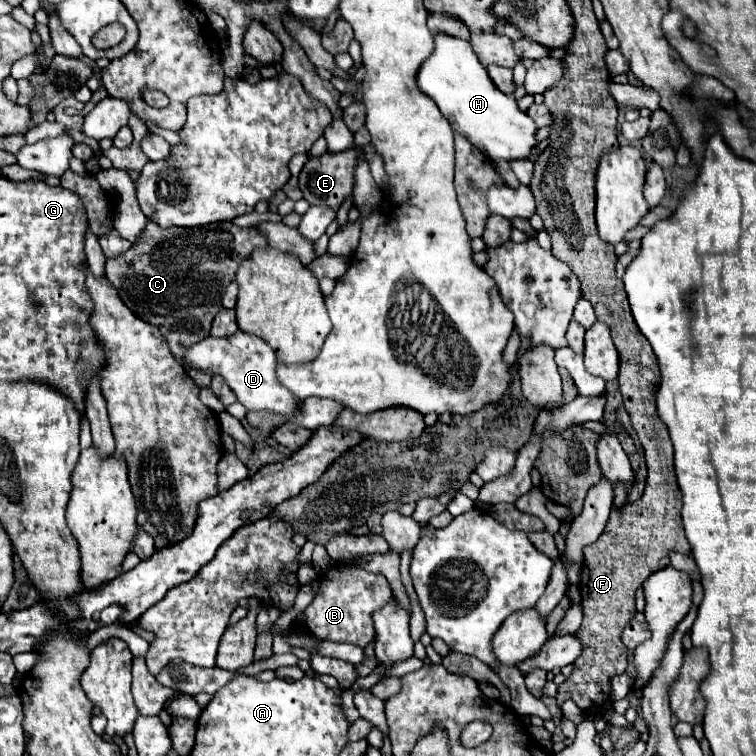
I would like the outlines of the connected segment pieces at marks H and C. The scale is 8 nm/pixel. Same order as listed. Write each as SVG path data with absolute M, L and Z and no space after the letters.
M436 32L434 44L434 52L424 60L416 76L420 92L432 98L452 128L468 142L472 142L478 150L482 150L488 158L508 162L516 158L528 158L530 150L536 144L536 124L526 112L518 108L514 98L494 88L470 42L454 38L446 32Z
M148 220L128 252L106 260L106 278L118 288L124 304L138 318L160 328L174 358L190 378L204 388L212 376L188 368L182 362L184 352L210 334L214 314L222 308L220 300L226 286L234 280L242 258L266 244L266 236L254 226L238 228L232 222L214 222L196 228L160 228L156 222Z

